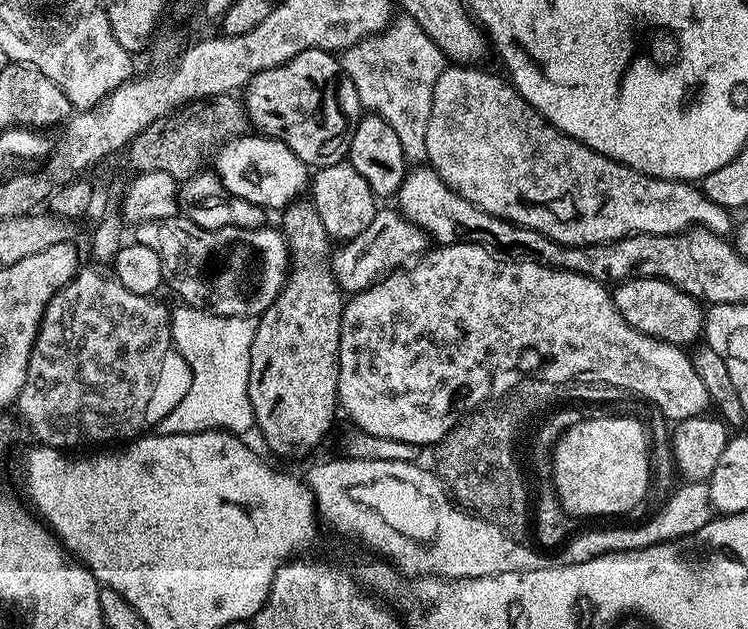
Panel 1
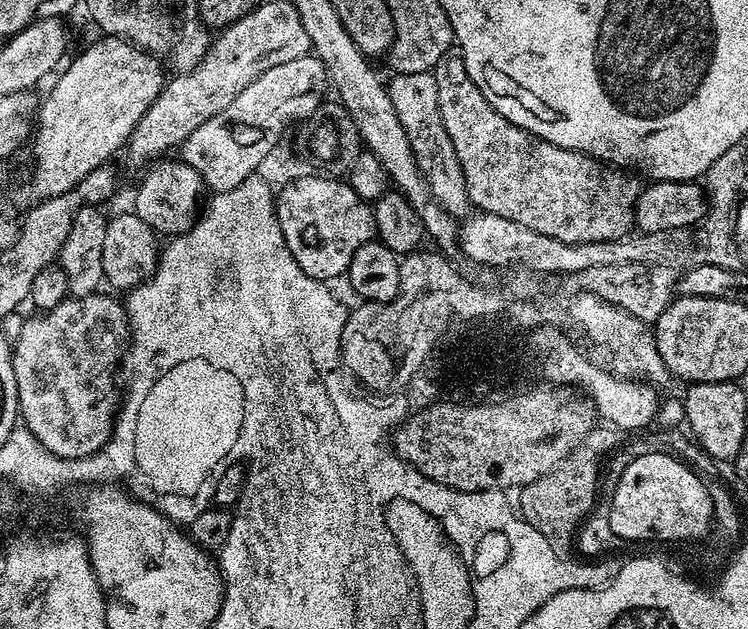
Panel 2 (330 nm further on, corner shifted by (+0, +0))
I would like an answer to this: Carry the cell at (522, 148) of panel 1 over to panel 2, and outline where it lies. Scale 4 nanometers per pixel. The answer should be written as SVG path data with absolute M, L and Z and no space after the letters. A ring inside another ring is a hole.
M448 51L436 64L434 75L438 82L438 110L442 114L442 126L446 126L450 142L454 142L466 182L468 203L473 209L508 218L529 230L570 244L623 240L633 231L636 203L642 187L639 175L595 160L584 152L566 150L539 140L534 134L514 126L514 122L502 118L502 114L486 102L482 90L474 86L459 51Z

